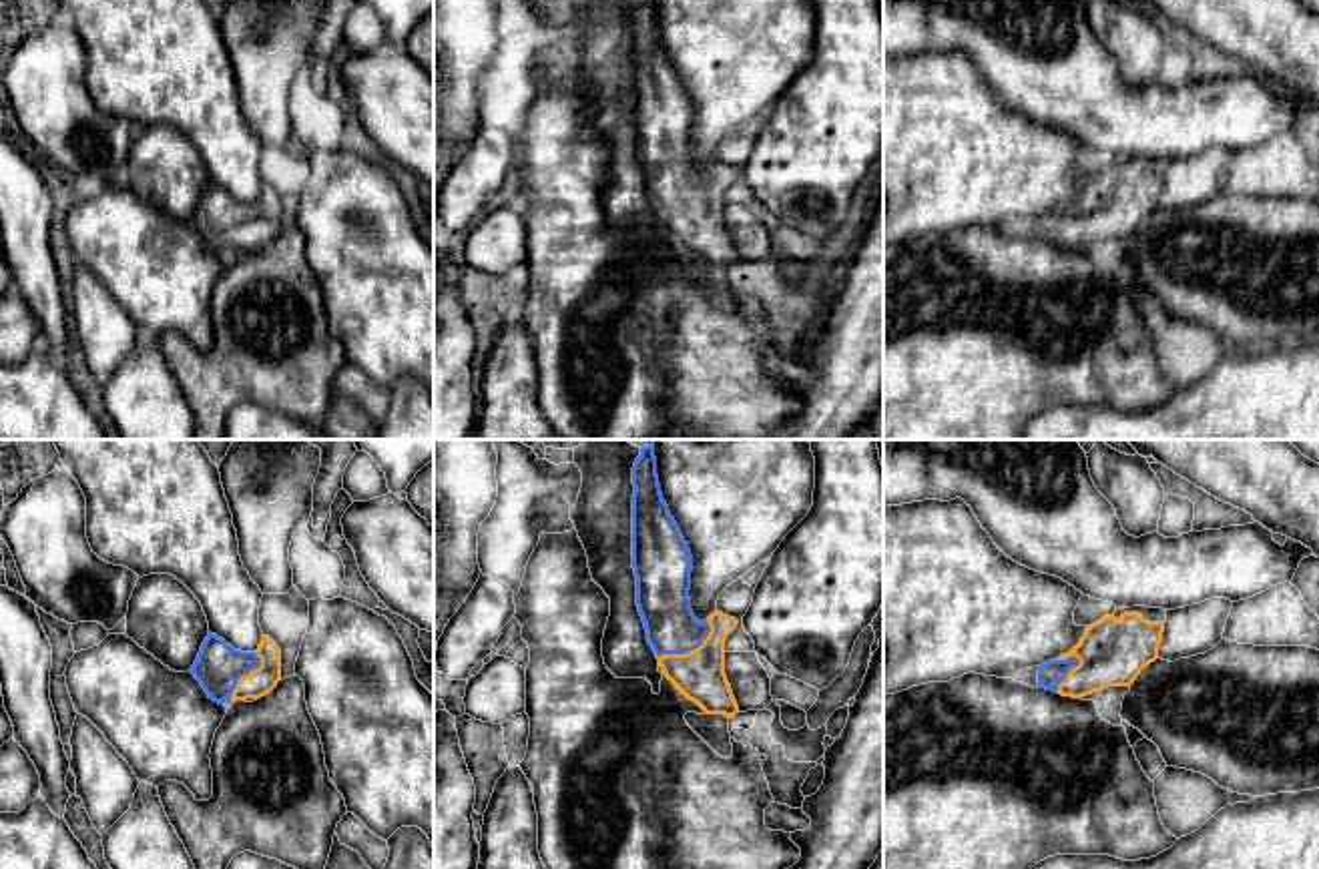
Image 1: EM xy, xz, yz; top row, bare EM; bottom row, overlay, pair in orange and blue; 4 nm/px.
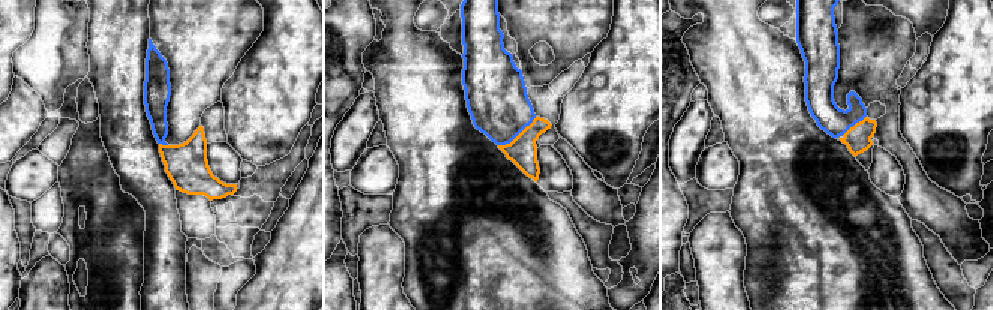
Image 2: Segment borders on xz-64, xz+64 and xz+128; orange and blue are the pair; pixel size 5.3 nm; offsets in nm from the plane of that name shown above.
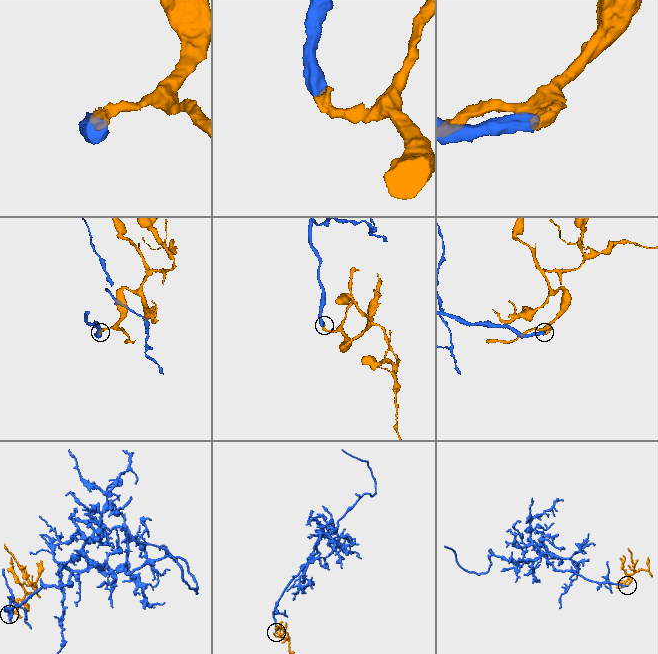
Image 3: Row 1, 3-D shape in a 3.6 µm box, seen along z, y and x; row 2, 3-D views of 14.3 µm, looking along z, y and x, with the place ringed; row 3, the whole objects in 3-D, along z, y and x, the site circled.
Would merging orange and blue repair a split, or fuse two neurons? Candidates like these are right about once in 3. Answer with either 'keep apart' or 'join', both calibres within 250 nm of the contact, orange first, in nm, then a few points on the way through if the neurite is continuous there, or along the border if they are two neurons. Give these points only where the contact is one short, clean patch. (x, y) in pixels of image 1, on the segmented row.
join; calibres 200 and 220 nm; way xz (699, 675), (691, 651), (673, 633), (663, 601)

